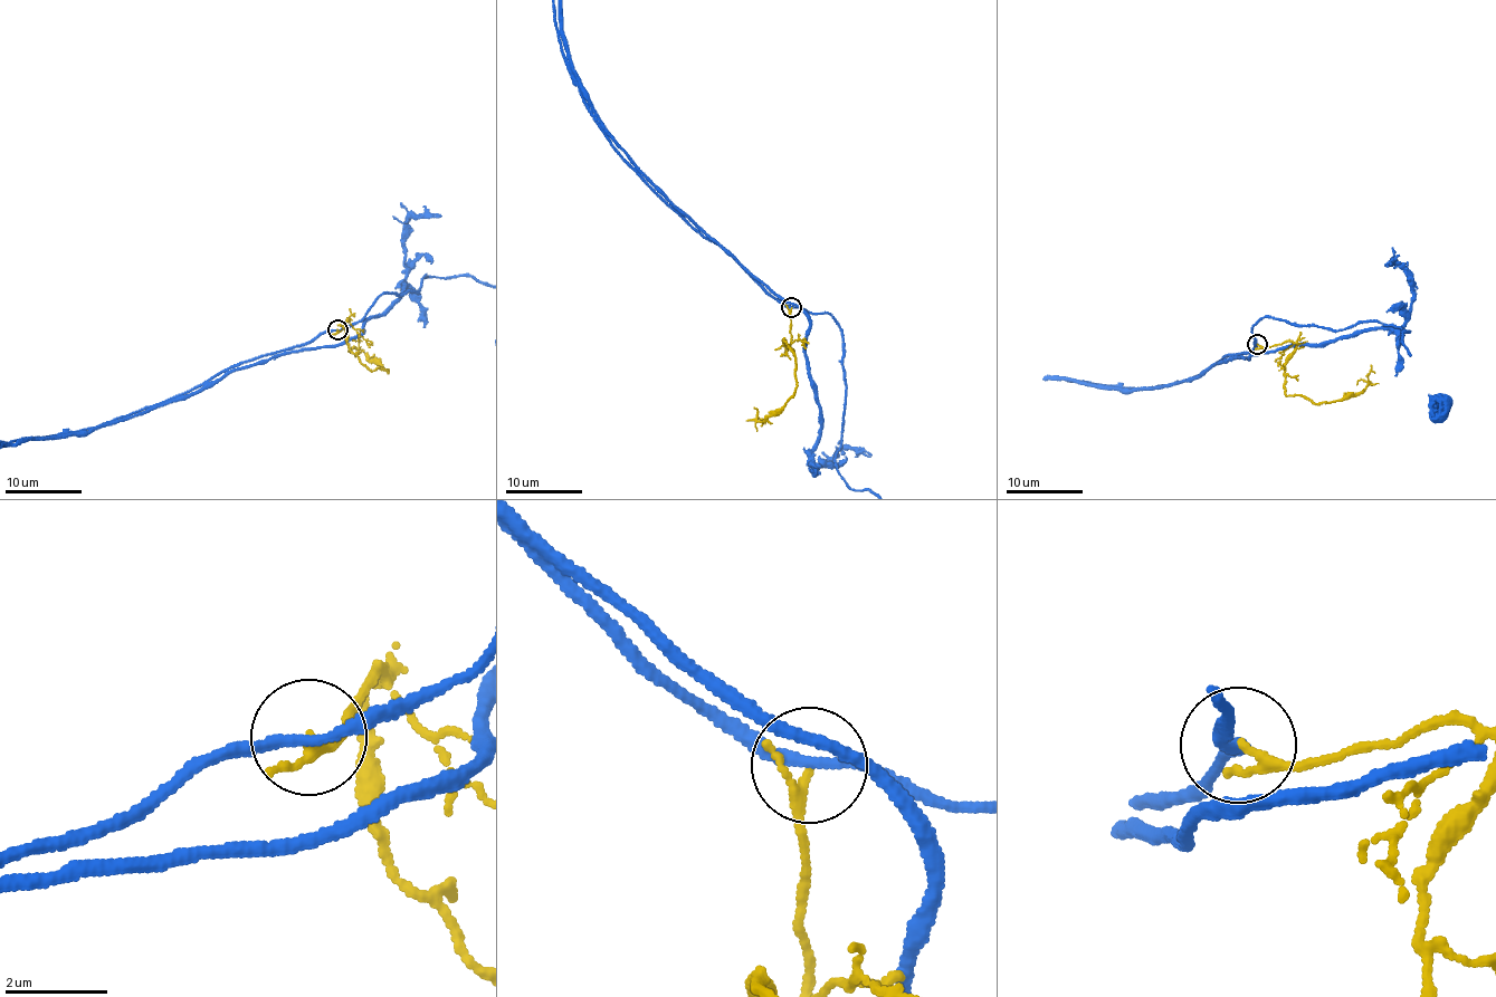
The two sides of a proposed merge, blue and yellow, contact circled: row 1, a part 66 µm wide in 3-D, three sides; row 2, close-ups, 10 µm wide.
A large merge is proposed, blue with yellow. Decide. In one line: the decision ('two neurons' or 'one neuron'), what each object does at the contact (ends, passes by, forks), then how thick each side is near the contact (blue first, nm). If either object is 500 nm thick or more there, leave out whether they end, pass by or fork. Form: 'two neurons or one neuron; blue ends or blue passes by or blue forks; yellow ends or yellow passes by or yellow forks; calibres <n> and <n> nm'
two neurons; blue passes by; yellow passes by; calibres 190 and 160 nm

